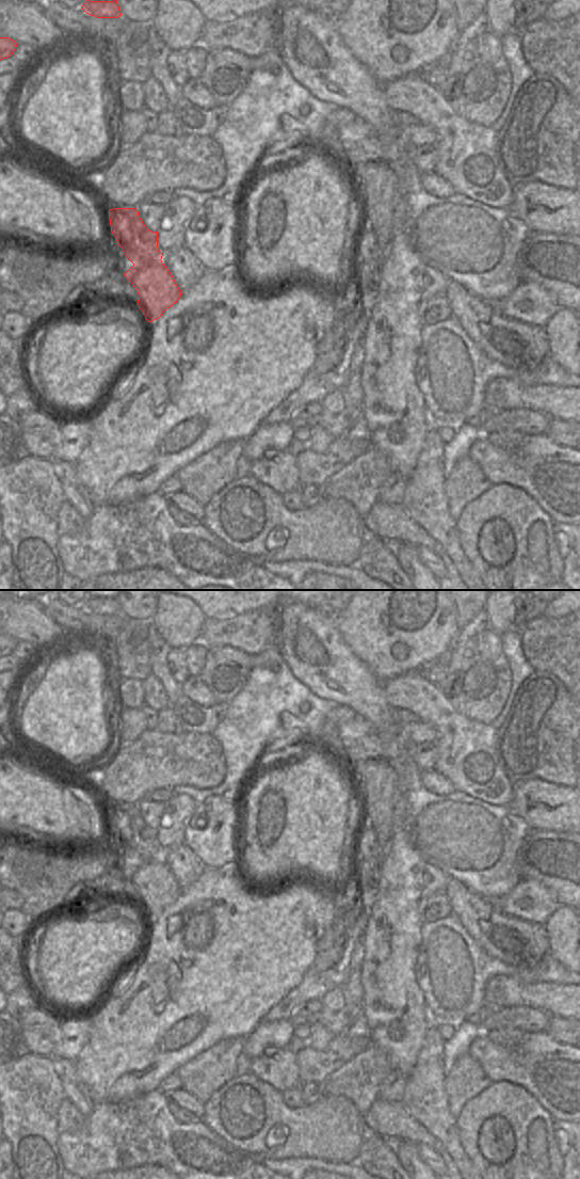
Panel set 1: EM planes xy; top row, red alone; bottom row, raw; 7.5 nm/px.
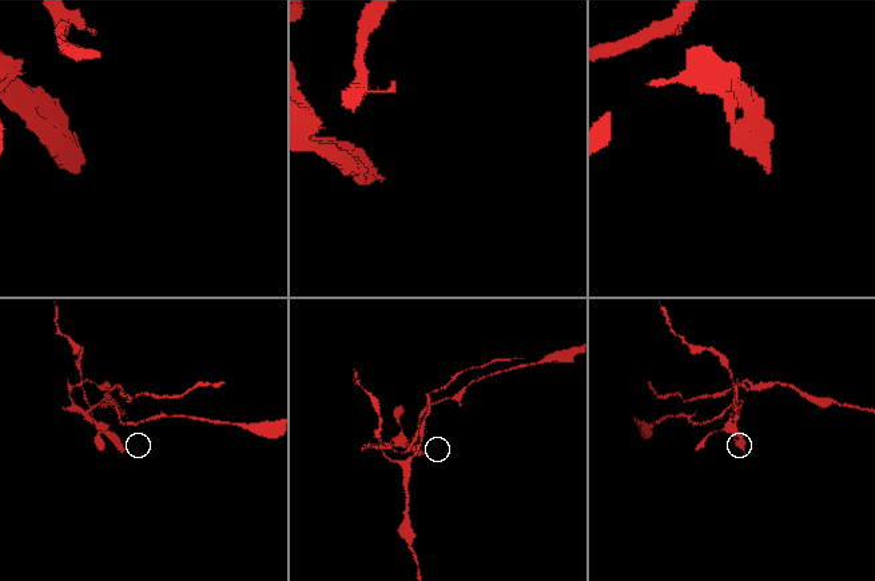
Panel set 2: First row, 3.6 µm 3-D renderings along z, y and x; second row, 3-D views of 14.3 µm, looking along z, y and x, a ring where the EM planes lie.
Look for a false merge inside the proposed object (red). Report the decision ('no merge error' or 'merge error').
merge error

